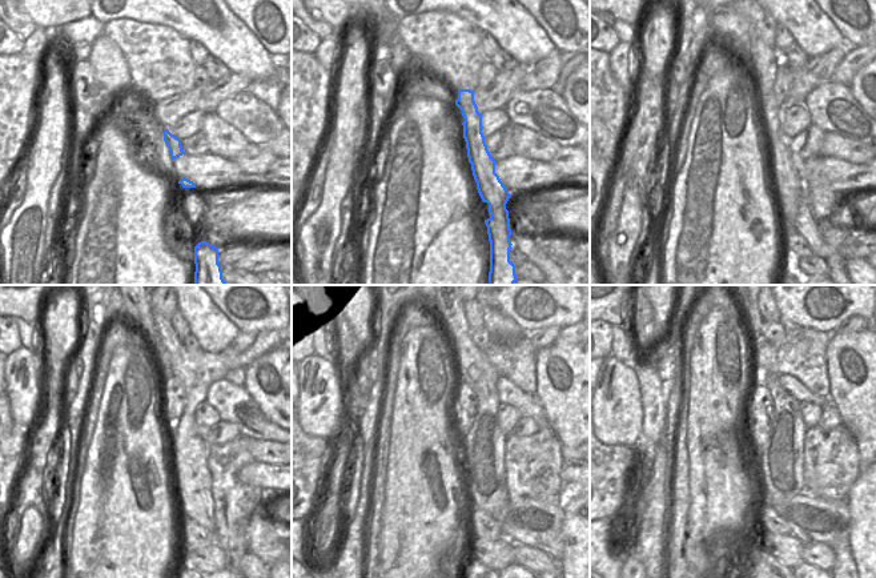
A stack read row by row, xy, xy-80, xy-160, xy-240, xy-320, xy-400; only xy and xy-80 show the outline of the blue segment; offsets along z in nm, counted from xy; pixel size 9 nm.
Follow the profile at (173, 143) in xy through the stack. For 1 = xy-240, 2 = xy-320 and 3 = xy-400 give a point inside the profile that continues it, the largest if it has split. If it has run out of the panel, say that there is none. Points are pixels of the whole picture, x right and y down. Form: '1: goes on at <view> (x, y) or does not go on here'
1: goes on at xy-240 (140, 313)
2: goes on at xy-320 (434, 312)
3: does not go on here

